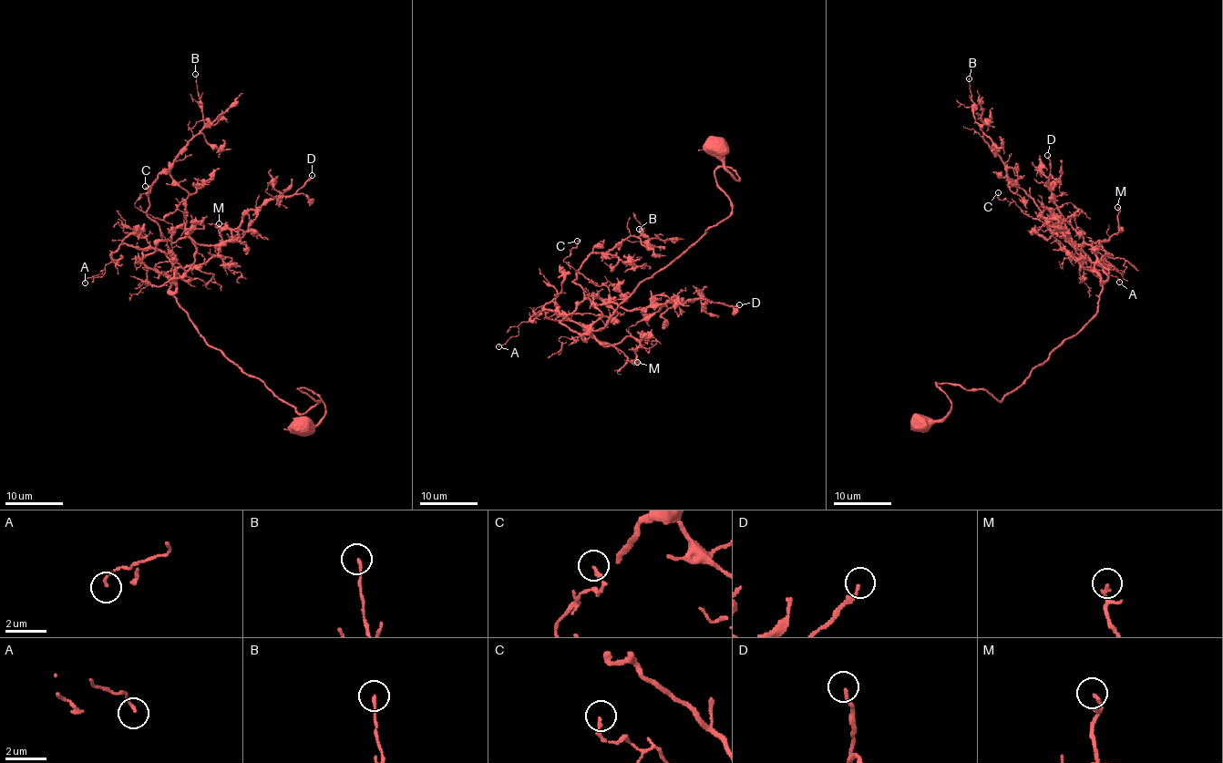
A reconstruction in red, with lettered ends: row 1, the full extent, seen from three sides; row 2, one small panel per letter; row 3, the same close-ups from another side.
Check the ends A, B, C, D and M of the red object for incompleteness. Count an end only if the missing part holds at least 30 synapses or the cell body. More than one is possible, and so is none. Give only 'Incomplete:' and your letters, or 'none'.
Incomplete: none

